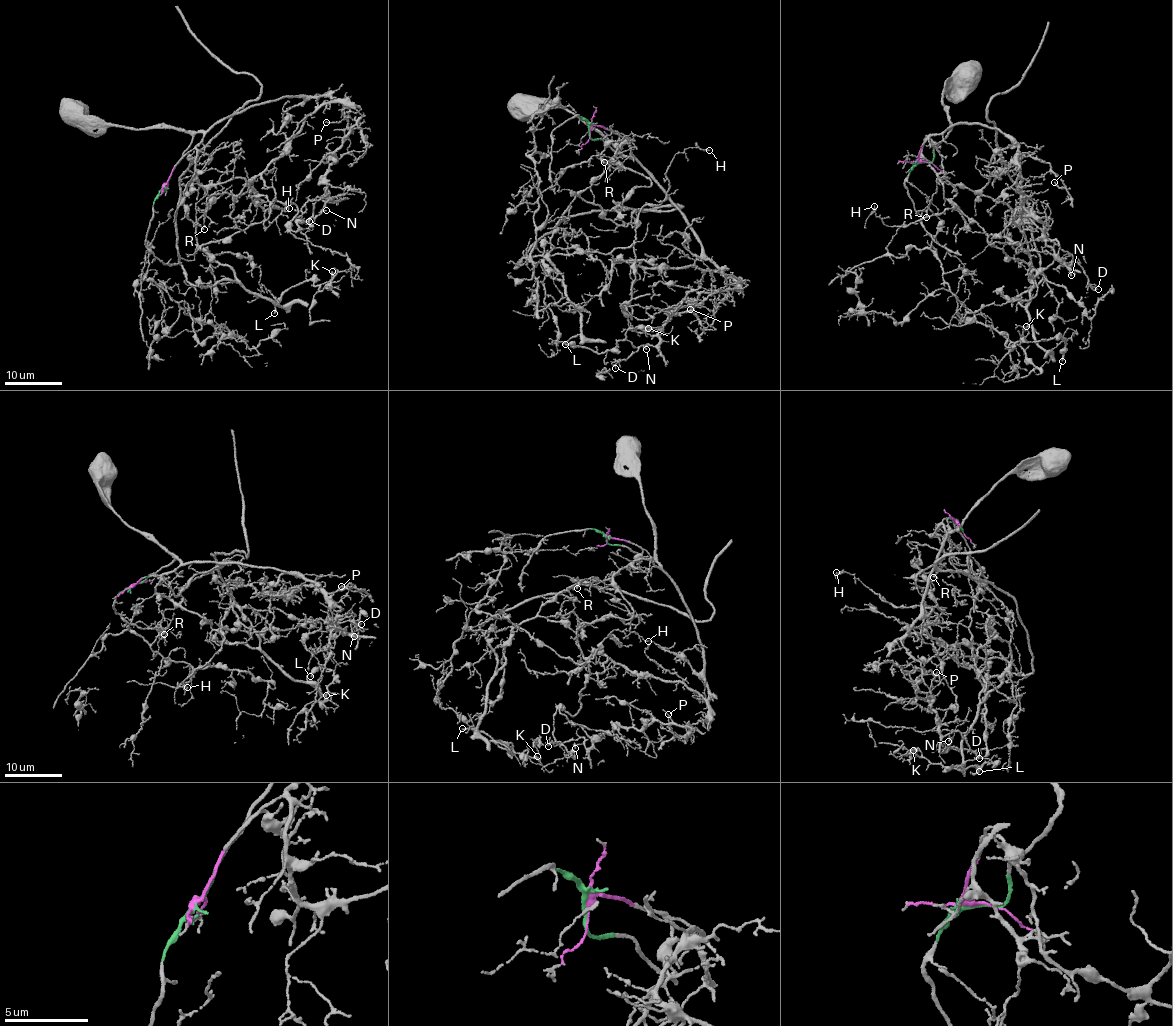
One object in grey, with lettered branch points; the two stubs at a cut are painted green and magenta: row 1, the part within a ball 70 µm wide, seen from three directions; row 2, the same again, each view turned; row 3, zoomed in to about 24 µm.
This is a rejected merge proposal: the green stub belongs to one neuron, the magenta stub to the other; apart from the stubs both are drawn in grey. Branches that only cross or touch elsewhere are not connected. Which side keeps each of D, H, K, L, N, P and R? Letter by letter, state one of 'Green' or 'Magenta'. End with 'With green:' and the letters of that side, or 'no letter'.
D: Green
H: Magenta
K: Magenta
L: Magenta
N: Green
P: Green
R: Green
With green: D, N, P, R

